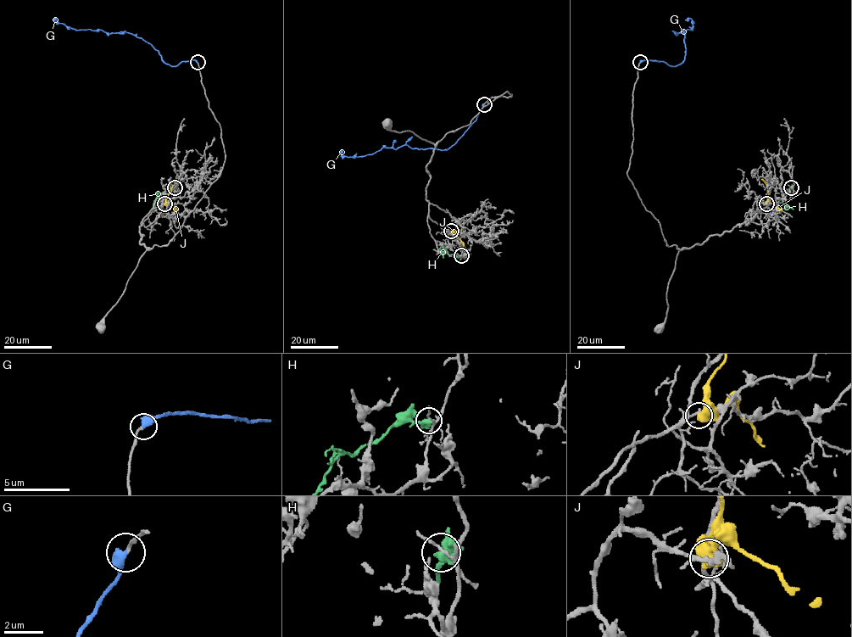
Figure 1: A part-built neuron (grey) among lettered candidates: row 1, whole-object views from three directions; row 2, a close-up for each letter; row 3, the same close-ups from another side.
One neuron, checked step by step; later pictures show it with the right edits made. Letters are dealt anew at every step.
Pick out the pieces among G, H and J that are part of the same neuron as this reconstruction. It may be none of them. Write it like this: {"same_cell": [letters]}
{"same_cell": ["G"]}

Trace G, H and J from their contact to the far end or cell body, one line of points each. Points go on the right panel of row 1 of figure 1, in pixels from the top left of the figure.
G: (640, 63), (676, 66), (684, 59), (684, 34), (680, 32), (692, 29), (693, 24), (691, 19), (685, 20)
H: (791, 187), (790, 192), (783, 195), (783, 203), (793, 209)
J: (767, 203), (767, 185), (761, 179)

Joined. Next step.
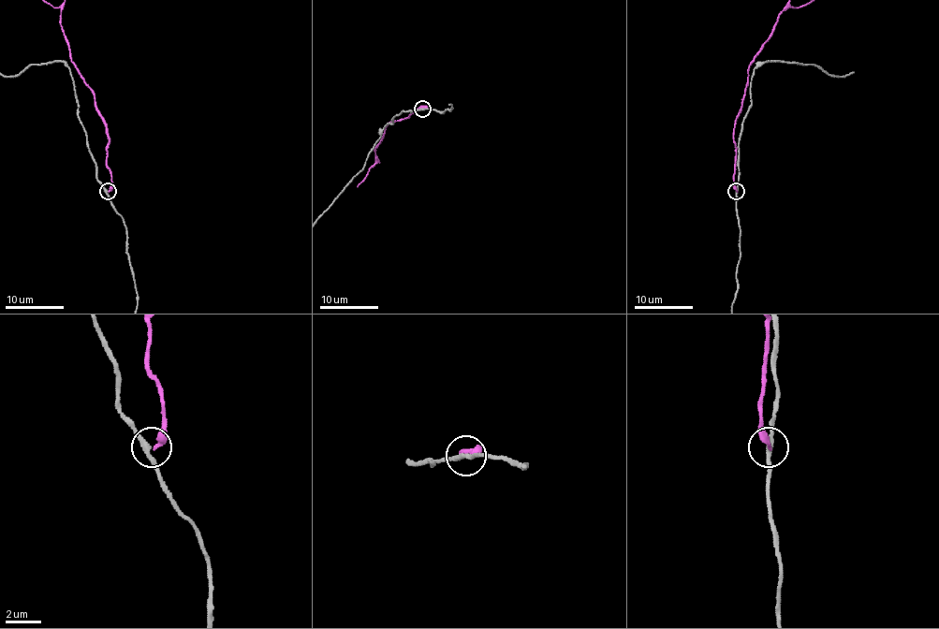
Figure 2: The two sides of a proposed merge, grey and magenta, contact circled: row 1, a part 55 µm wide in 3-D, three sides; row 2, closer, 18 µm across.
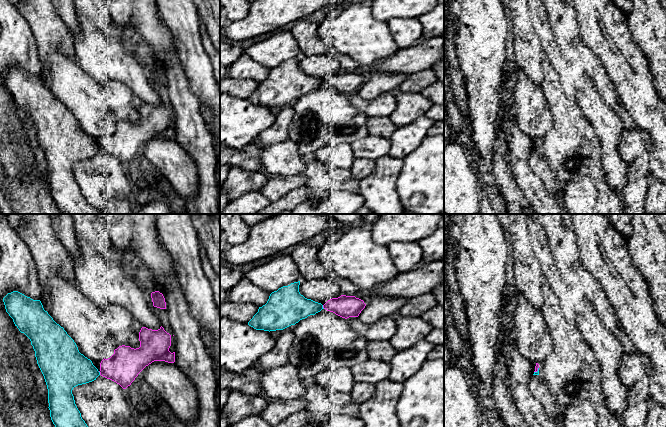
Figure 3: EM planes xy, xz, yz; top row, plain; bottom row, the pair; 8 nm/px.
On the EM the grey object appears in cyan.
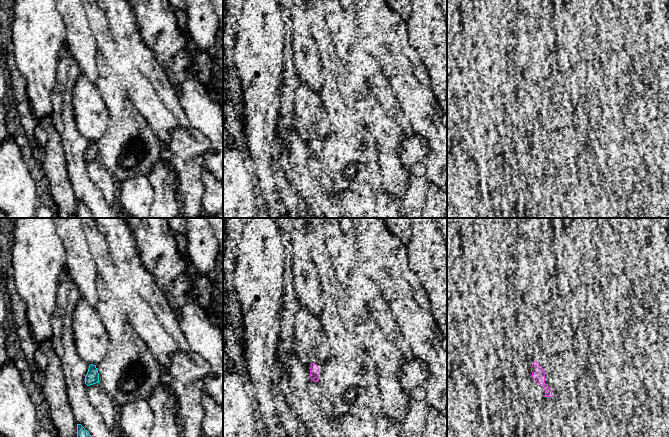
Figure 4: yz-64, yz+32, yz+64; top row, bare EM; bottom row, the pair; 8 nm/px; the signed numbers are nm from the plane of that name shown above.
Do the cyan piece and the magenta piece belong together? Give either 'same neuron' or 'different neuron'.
different neuron

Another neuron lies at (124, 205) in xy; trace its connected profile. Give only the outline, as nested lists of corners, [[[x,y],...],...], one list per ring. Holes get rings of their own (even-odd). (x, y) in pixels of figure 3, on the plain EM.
[[[130,195],[121,199],[113,199],[107,205],[105,214],[135,214],[136,208]]]

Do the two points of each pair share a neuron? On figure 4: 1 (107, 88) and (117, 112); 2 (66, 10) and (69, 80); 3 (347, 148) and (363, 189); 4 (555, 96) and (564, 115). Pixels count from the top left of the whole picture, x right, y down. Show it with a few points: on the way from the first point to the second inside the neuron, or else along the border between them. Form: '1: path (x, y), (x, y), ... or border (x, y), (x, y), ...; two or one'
1: path (112, 94), (115, 106); one
2: border (65, 39), (68, 50), (78, 65); two
3: border (351, 183), (357, 180), (364, 180), (374, 187); two
4: path (557, 101), (561, 110); one

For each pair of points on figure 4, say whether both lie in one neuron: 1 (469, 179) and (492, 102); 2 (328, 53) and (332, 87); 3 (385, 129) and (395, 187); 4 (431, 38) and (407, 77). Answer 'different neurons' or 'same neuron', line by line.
1: different neurons
2: different neurons
3: same neuron
4: different neurons

